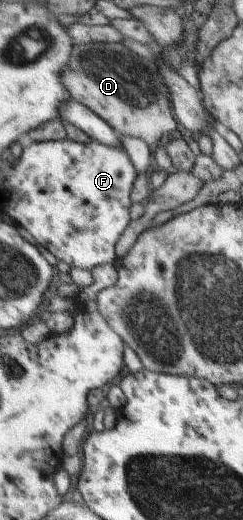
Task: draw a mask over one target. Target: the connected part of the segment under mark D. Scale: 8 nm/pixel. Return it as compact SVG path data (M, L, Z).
M87 43L77 45L72 52L70 67L64 70L62 80L73 99L89 106L103 116L119 134L141 138L152 150L177 135L177 128L182 120L177 116L177 109L172 101L170 86L166 83L158 64L150 58L134 53L123 43Z

